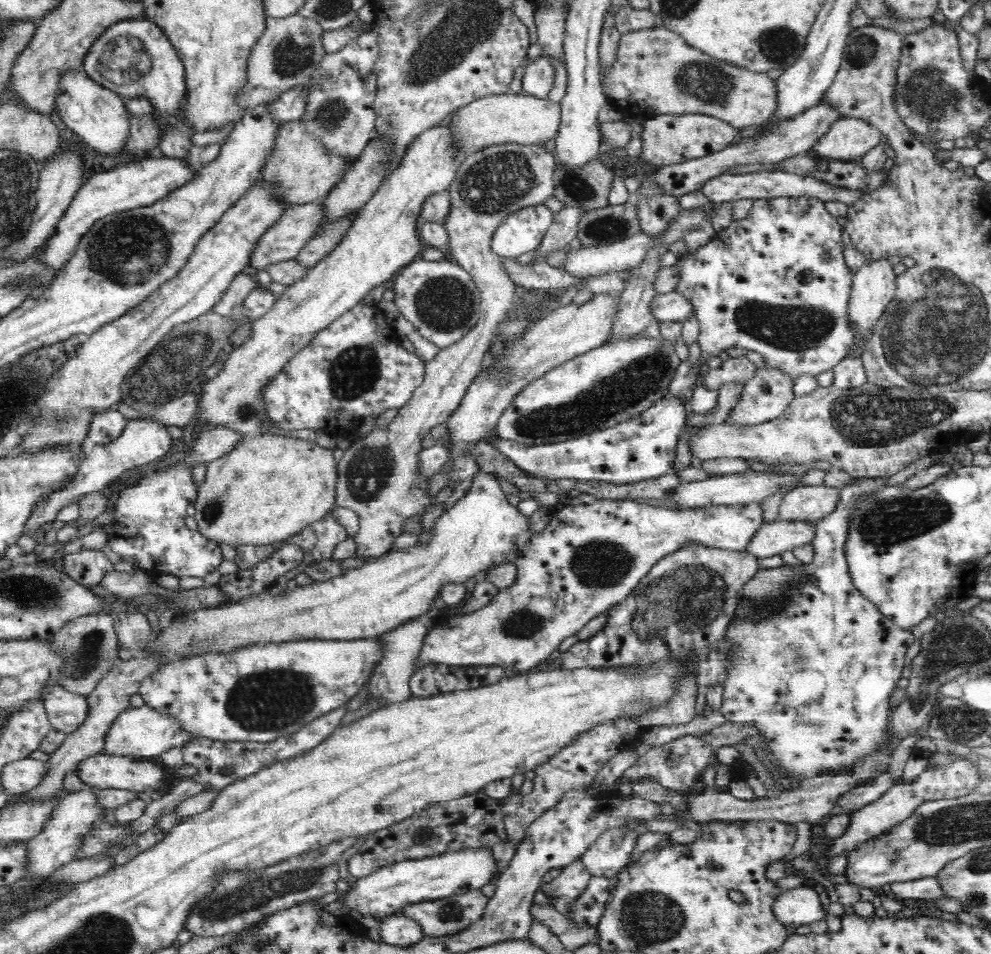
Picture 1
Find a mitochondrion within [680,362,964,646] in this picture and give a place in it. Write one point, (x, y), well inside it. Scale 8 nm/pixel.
(872, 418)

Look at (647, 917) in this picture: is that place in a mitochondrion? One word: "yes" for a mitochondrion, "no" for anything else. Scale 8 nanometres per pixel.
yes

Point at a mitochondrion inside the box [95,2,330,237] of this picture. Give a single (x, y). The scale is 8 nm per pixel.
(290, 55)

